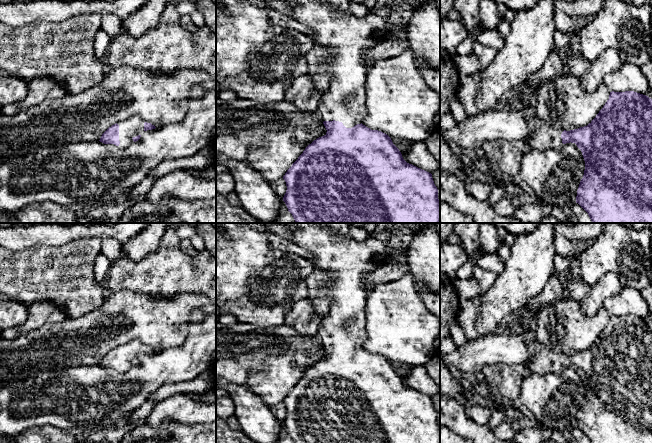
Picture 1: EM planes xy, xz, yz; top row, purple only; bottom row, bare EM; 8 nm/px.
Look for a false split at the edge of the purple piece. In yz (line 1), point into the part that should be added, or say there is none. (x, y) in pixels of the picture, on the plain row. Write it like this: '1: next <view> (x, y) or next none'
1: next yz (493, 348)

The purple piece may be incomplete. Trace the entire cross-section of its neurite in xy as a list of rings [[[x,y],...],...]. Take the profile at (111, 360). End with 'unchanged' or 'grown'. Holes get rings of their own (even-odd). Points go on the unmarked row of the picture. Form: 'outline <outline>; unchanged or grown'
outline [[[133,340],[130,343],[119,345],[109,351],[102,358],[99,365],[104,368],[112,368],[119,373],[124,373],[130,368],[138,365],[142,355],[155,352],[154,349],[144,346],[140,341]]]; grown

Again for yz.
outline [[[610,316],[609,323],[596,341],[584,351],[566,355],[544,347],[539,341],[526,341],[526,334],[495,332],[468,340],[449,354],[442,355],[446,366],[455,366],[462,373],[477,373],[490,364],[525,364],[527,370],[535,374],[560,374],[566,367],[575,367],[581,374],[585,394],[580,405],[576,427],[589,439],[590,443],[652,443],[652,323],[634,316]]]; grown

